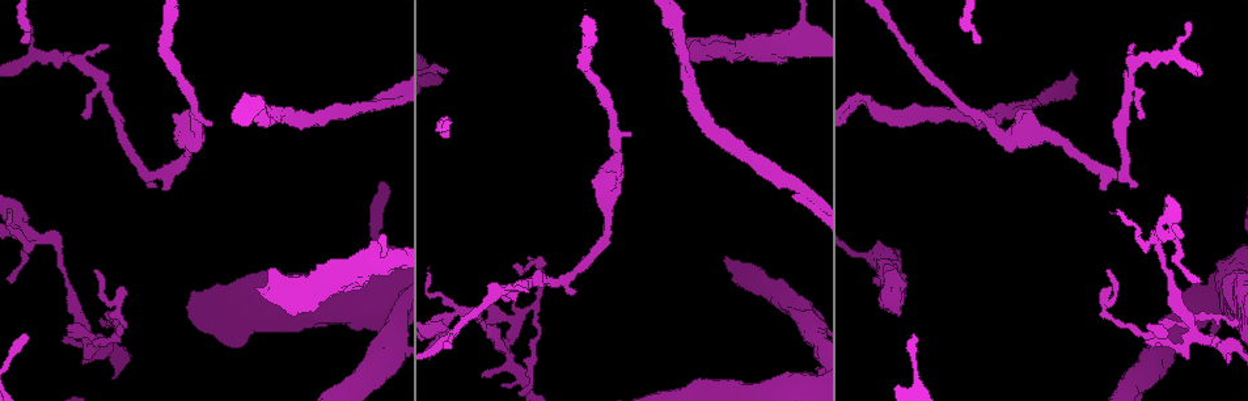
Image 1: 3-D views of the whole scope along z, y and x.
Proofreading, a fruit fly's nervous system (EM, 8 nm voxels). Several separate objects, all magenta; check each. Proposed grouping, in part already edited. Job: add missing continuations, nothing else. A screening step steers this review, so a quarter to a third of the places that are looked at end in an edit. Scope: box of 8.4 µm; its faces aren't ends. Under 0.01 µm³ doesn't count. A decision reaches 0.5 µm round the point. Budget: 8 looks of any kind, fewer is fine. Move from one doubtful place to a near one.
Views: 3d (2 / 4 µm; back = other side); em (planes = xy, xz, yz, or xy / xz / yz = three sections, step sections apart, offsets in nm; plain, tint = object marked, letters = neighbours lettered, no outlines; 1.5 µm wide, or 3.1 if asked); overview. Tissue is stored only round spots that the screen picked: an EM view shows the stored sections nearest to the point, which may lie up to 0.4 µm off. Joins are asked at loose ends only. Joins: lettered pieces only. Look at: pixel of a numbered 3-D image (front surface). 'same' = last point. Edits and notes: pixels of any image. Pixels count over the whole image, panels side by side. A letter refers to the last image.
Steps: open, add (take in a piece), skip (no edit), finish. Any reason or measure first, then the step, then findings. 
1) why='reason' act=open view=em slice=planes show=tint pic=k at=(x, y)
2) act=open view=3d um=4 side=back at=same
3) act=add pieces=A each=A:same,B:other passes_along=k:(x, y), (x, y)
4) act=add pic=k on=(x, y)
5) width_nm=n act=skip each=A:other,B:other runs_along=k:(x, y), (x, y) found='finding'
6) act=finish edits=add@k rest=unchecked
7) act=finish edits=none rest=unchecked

why='tapers out' act=open view=3d um=2 pic=1 at=(446, 349)

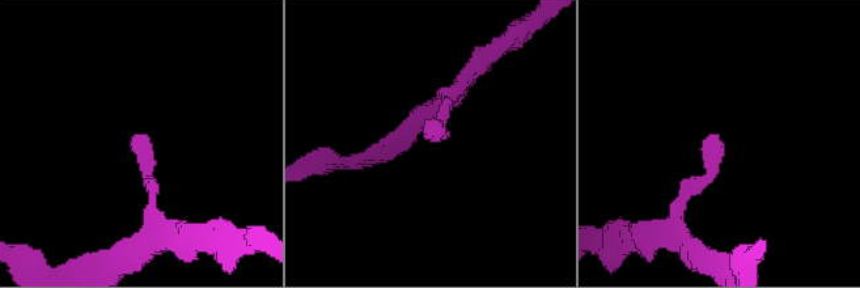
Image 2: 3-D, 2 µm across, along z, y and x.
act=open view=em slice=planes show=letters pic=2 at=(718, 135)

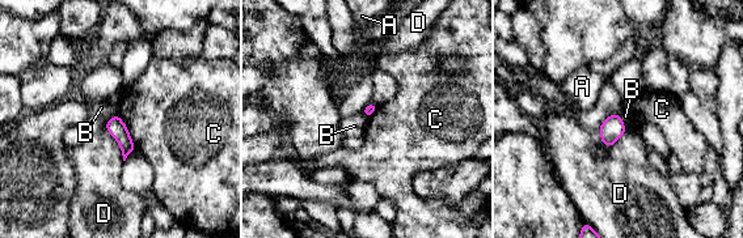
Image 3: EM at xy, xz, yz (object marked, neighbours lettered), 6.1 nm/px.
longest_contact=C:260nm act=skip each=A:other,B:other,C:other,D:other border=3:(617, 113), (627, 130) found='no lettered piece goes on from it'

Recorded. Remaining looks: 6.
why='tapers out' act=open view=3d um=4 pic=1 at=(63, 342)

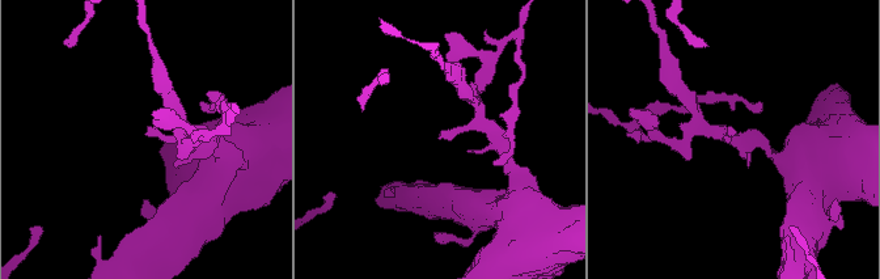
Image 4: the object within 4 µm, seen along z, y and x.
why='now the EM' act=open view=em slice=planes show=letters pic=4 at=(734, 135)

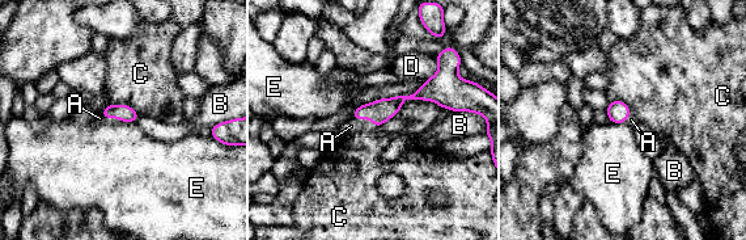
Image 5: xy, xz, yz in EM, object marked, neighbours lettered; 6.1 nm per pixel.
act=add pieces=A each=A:same,B:other,C:other,D:other,E:other passes_along=5:(378, 112), (365, 118), (351, 126) found='the neuron continues'

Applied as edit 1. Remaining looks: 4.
act=finish edits=add@5 rest=unchecked

